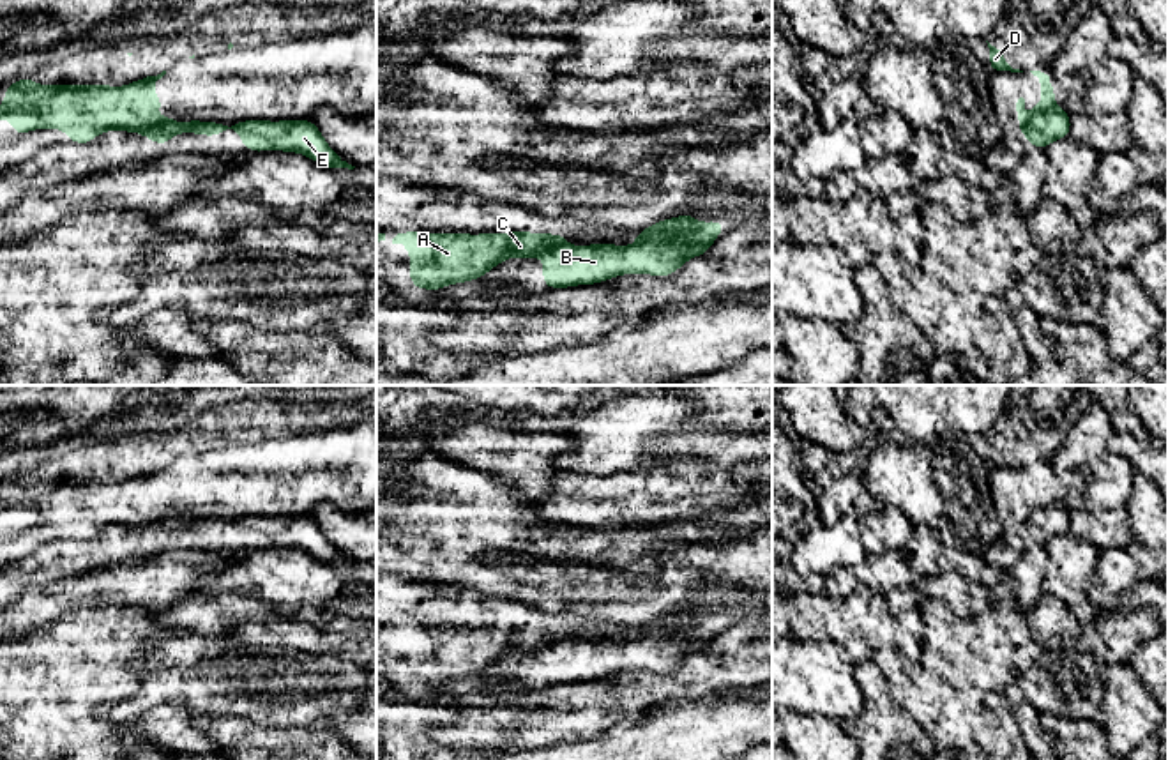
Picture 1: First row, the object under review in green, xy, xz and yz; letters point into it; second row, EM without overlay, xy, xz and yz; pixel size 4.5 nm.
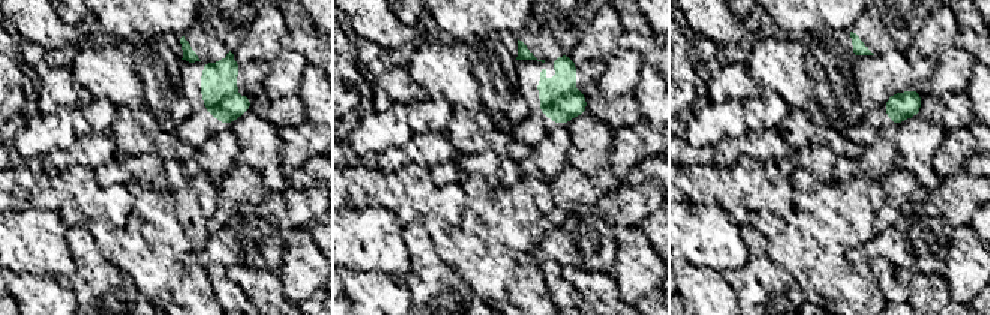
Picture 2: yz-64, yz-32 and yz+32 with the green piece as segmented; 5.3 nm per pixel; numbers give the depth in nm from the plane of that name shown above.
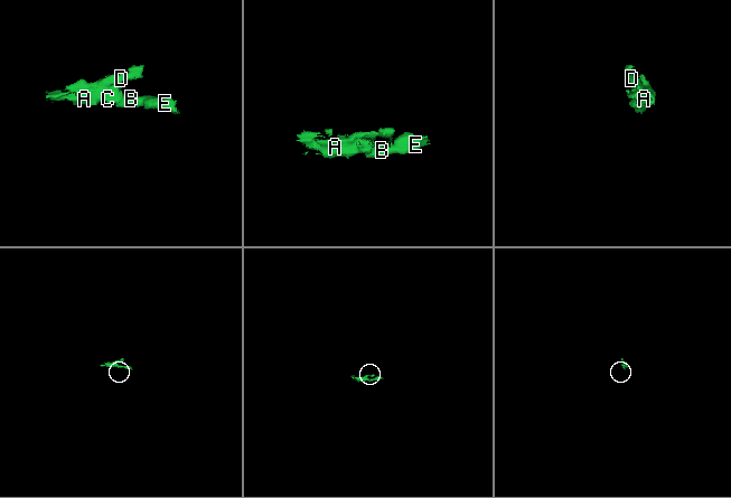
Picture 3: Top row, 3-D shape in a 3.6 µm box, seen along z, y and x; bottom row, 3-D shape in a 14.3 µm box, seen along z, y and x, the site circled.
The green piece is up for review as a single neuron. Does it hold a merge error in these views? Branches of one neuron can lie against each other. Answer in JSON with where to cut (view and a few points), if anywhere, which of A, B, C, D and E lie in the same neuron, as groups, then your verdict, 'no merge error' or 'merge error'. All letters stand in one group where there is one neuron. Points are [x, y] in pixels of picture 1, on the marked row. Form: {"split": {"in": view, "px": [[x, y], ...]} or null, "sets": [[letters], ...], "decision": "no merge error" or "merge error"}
{"split": {"in": "yz", "px": [[1043, 112], [1022, 133]]}, "sets": [["A", "C", "D"], ["B", "E"]], "decision": "merge error"}

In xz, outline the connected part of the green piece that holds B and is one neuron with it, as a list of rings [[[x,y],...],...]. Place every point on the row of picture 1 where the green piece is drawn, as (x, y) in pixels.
[[[684,214],[636,233],[634,246],[558,246],[542,256],[542,279],[551,290],[595,285],[622,274],[664,277],[705,255],[724,228],[723,221],[700,223],[693,214]]]

